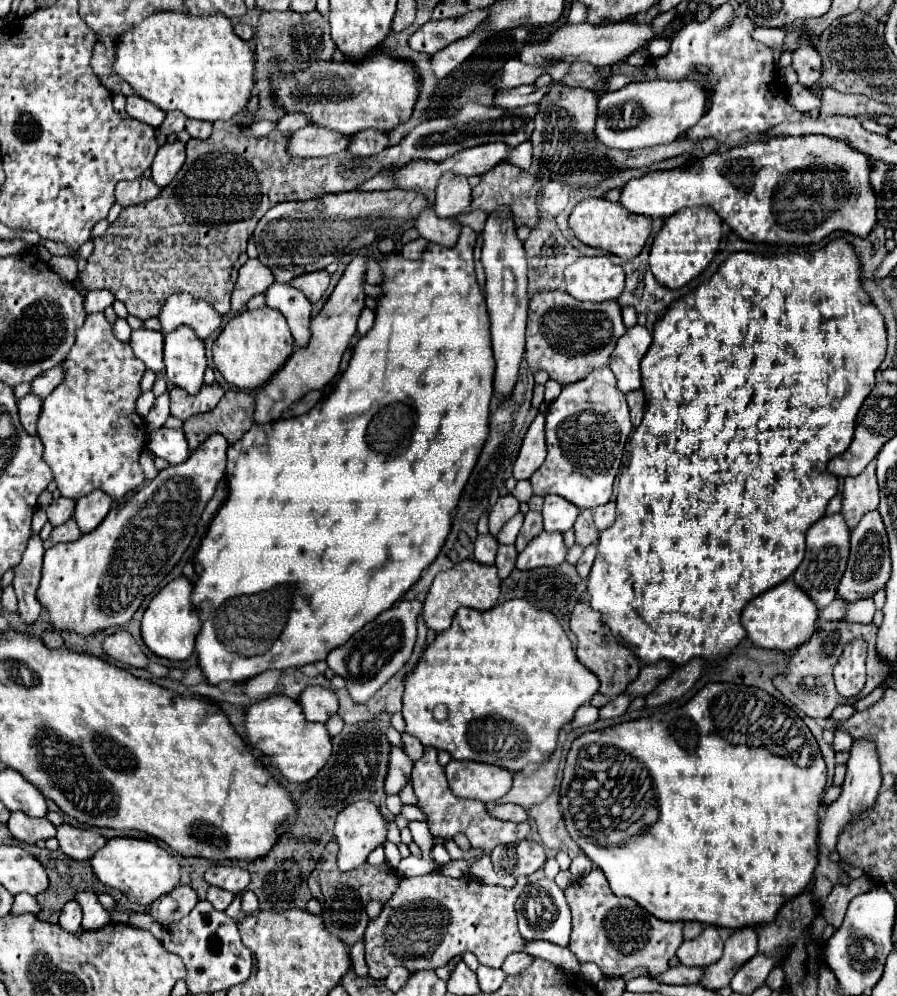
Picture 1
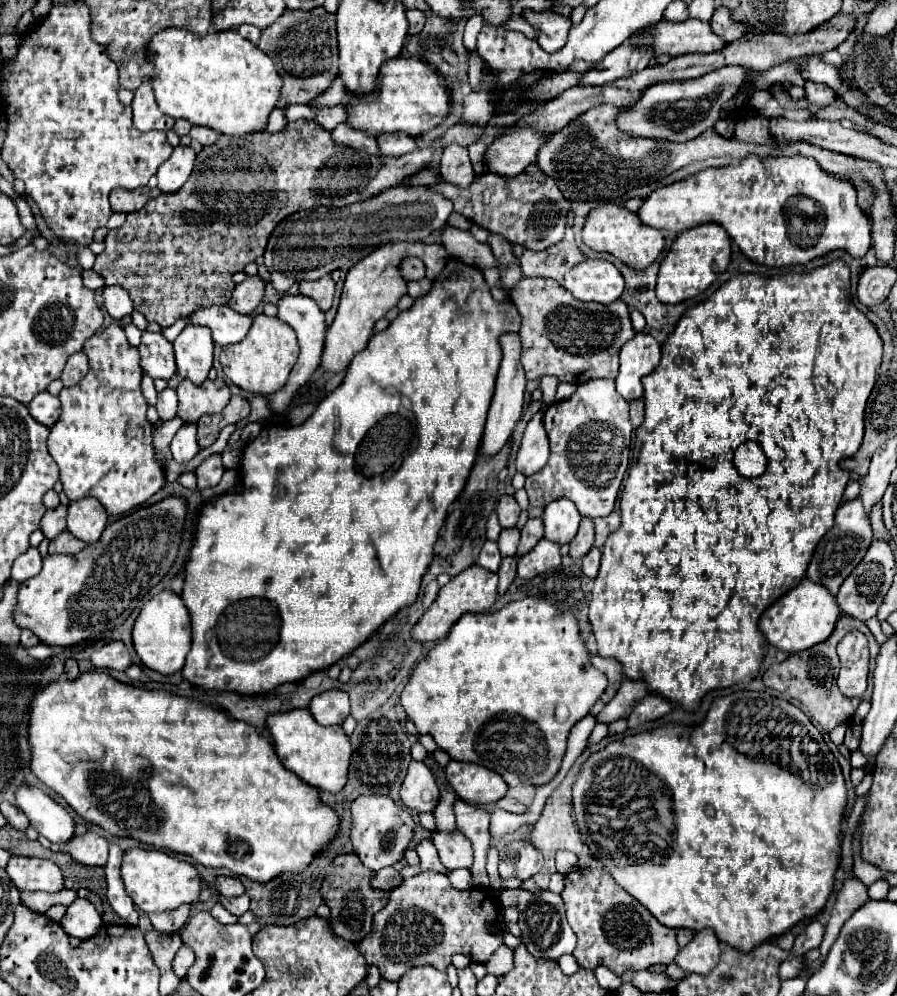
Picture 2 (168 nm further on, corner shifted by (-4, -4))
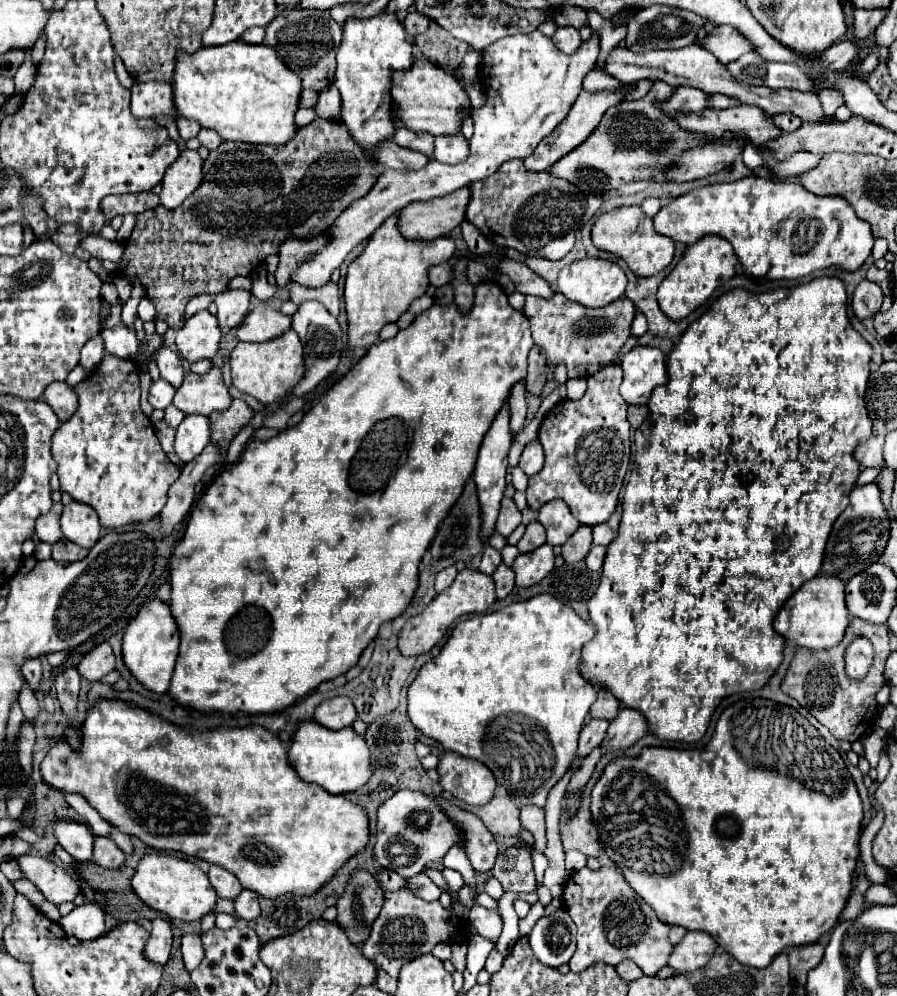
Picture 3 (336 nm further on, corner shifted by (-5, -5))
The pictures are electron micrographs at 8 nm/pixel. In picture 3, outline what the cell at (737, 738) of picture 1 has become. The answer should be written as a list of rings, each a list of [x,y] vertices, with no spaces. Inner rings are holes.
[[[750,699],[750,701],[738,701],[732,707],[724,709],[724,713],[718,719],[716,731],[704,749],[646,747],[636,759],[618,757],[614,763],[610,763],[604,769],[602,777],[592,789],[592,817],[600,829],[604,851],[622,869],[628,885],[656,911],[662,923],[680,925],[690,931],[706,931],[716,939],[720,947],[724,947],[726,953],[734,955],[734,959],[740,961],[742,965],[764,969],[766,965],[770,965],[770,959],[774,959],[786,947],[816,943],[820,935],[832,931],[832,927],[838,923],[838,917],[842,915],[852,891],[852,877],[858,863],[858,841],[862,833],[864,807],[858,789],[852,781],[852,775],[846,769],[844,759],[806,717],[802,717],[792,707],[788,709],[788,705],[780,705],[768,699]],[[638,797],[640,797],[640,831],[622,831],[626,827],[638,825],[638,821],[634,821],[634,815],[630,813],[630,805]]]

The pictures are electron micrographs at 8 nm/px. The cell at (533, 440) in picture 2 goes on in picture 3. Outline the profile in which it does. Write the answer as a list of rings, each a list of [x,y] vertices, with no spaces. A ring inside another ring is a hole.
[[[534,439],[532,443],[526,445],[522,457],[520,457],[520,463],[518,467],[526,473],[526,475],[534,475],[542,469],[544,465],[544,451],[542,451],[542,445],[538,439]]]

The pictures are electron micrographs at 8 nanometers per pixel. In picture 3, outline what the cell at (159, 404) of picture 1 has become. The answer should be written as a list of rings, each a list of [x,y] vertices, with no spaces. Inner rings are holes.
[[[156,379],[152,381],[150,385],[150,391],[148,391],[148,401],[154,409],[166,409],[170,403],[172,403],[172,397],[174,397],[176,389],[168,383],[168,381],[162,381],[162,379]]]

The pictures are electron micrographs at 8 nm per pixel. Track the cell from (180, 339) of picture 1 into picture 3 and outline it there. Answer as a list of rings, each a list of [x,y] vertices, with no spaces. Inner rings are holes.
[[[208,309],[198,311],[176,333],[178,353],[188,363],[196,363],[202,357],[212,359],[220,343],[218,333],[220,333],[220,327],[218,327],[216,315],[212,315]]]

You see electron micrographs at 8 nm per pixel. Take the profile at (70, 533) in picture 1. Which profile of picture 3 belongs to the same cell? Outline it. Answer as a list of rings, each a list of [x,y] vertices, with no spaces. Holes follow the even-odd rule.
[[[60,539],[58,543],[52,545],[52,559],[54,561],[80,561],[88,555],[86,549],[78,547],[76,543],[68,541],[68,539]]]

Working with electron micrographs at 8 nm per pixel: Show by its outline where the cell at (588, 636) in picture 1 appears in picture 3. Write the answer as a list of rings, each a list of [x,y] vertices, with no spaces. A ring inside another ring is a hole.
[[[598,689],[598,699],[594,701],[594,705],[590,707],[590,717],[592,719],[606,719],[612,721],[618,715],[618,707],[620,703],[604,689]]]

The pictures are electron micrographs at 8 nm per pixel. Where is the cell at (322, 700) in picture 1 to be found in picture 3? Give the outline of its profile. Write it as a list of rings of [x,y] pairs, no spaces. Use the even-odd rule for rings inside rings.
[[[334,697],[320,703],[314,715],[314,721],[326,729],[350,727],[354,719],[356,719],[356,709],[348,697]]]

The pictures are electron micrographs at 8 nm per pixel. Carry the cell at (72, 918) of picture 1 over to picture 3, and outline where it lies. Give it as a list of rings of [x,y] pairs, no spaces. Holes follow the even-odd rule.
[[[82,903],[72,909],[66,917],[58,921],[66,935],[72,935],[80,941],[90,941],[98,939],[100,935],[106,933],[104,929],[104,911],[98,903]]]

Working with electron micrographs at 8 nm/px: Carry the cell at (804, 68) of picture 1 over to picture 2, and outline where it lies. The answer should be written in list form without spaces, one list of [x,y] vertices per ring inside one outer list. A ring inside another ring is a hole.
[[[805,82],[805,94],[813,104],[831,104],[835,100],[835,92],[829,86],[817,82]]]

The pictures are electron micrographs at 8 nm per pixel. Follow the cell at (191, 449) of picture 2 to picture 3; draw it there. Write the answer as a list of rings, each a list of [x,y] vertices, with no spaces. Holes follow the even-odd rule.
[[[186,415],[176,429],[176,453],[182,461],[192,461],[210,443],[210,419],[204,415]]]

